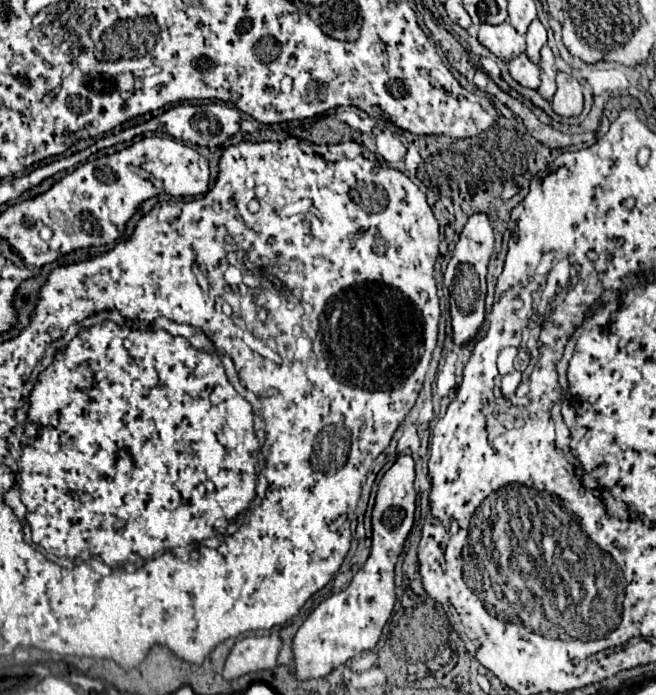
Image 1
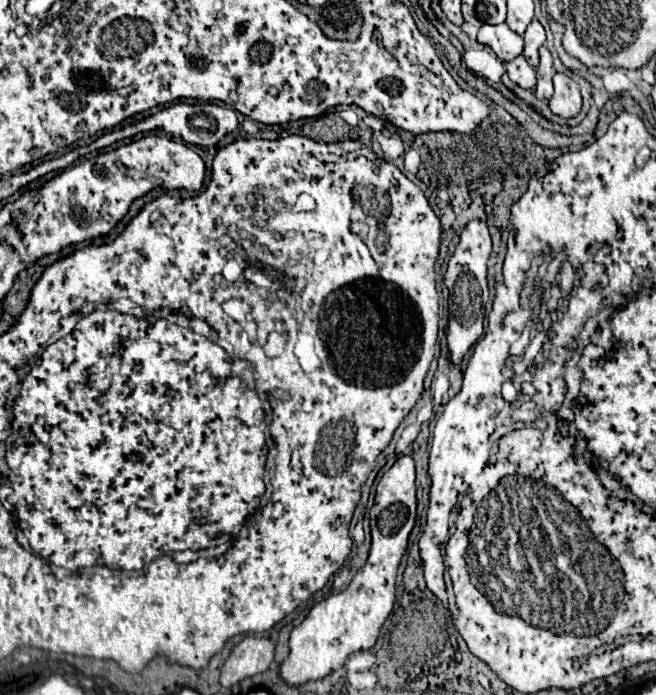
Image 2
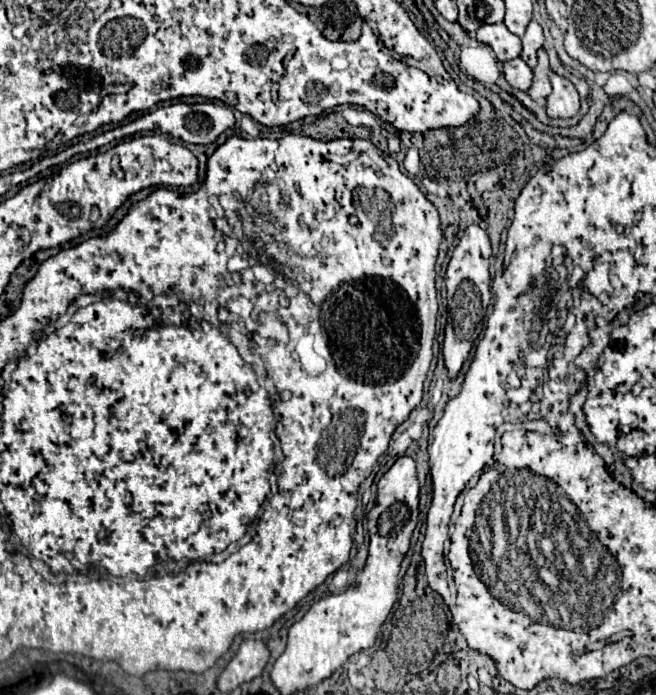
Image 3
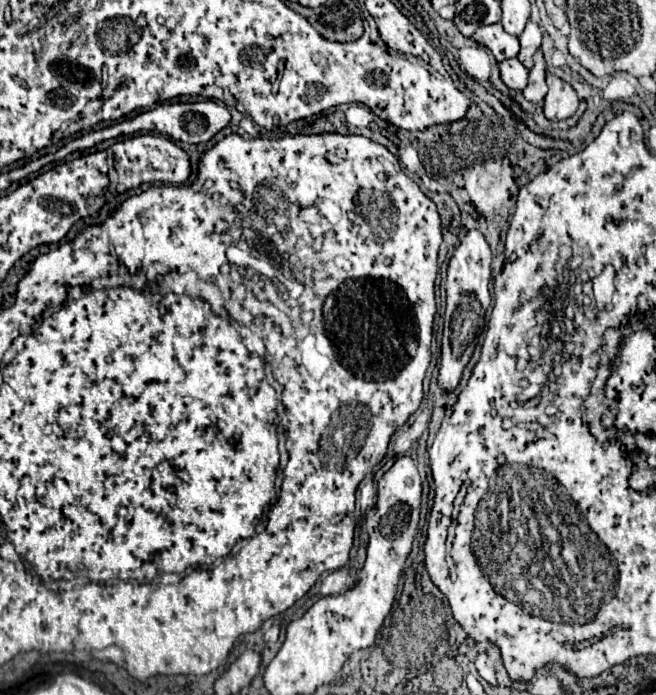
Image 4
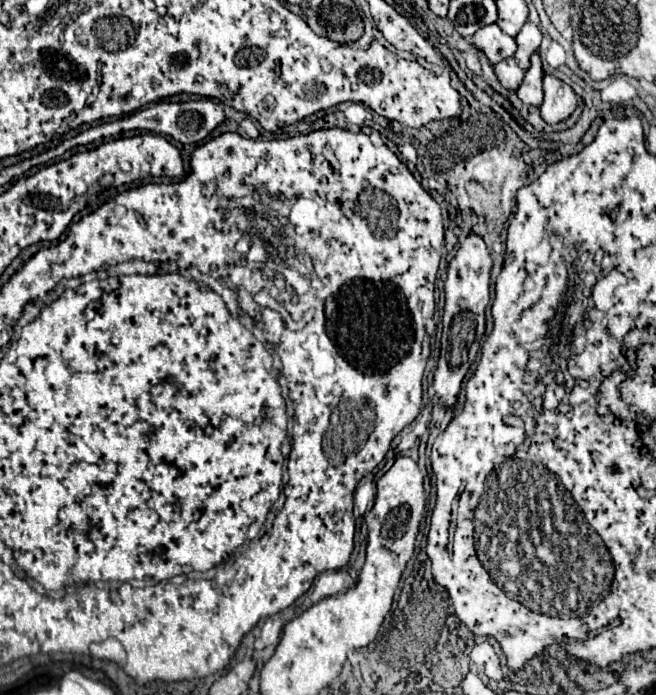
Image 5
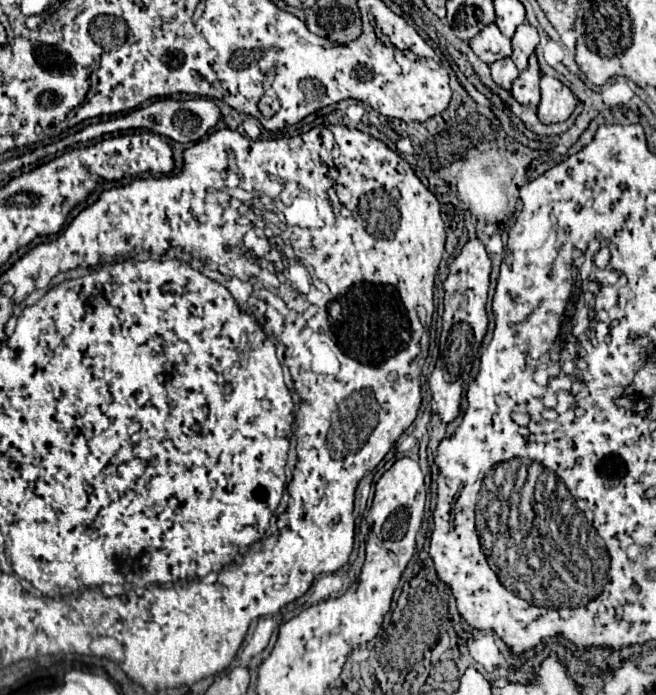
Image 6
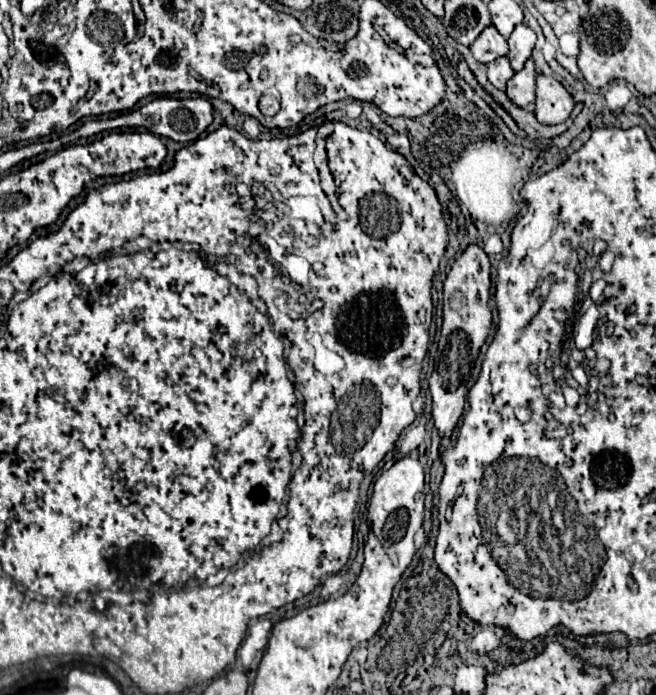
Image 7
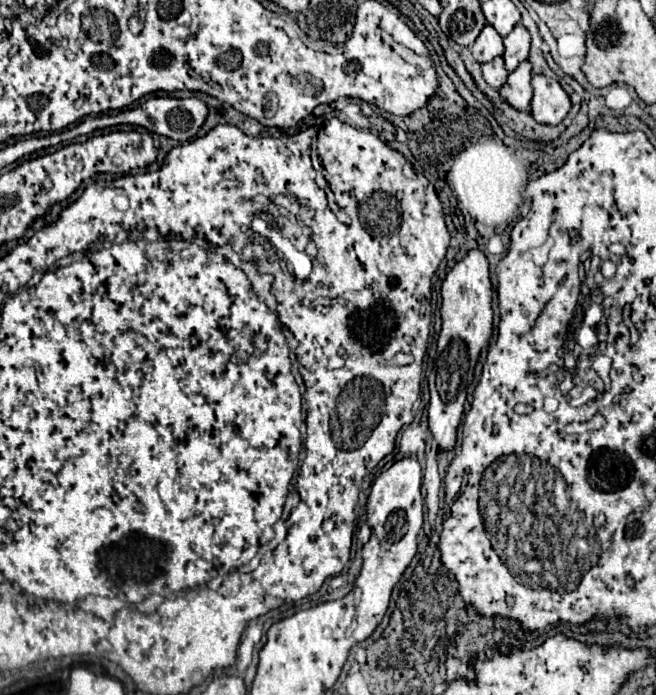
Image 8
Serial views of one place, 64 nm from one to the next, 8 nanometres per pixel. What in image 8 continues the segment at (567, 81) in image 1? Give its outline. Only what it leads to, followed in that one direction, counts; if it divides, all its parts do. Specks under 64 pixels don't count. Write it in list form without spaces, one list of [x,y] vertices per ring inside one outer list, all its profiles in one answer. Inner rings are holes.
[[[548,76],[532,78],[534,96],[530,102],[530,114],[540,124],[558,124],[570,112],[570,98],[558,84],[558,80]]]

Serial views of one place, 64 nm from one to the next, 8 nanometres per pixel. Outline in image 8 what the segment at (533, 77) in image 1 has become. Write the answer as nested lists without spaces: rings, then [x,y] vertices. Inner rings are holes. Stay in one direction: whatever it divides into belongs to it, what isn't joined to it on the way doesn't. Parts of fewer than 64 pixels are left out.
[[[498,56],[498,58],[490,60],[490,62],[484,62],[482,64],[482,76],[484,76],[488,86],[498,90],[506,82],[506,76],[508,76],[508,72],[504,68],[504,60]]]

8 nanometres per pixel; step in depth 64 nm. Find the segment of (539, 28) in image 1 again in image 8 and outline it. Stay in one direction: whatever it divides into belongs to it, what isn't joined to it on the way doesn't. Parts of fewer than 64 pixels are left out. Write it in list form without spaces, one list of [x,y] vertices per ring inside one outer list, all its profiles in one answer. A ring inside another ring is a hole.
[[[514,26],[514,30],[504,38],[504,66],[512,72],[522,60],[528,58],[530,50],[530,34],[524,26]]]

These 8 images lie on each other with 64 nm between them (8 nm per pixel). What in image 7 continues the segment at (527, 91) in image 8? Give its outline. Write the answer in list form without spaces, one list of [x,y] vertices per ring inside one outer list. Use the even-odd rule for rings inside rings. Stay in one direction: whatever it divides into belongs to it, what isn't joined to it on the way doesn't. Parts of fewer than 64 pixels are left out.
[[[530,58],[520,72],[512,76],[506,84],[508,98],[524,110],[534,110],[534,98],[536,98],[536,68],[534,60]]]

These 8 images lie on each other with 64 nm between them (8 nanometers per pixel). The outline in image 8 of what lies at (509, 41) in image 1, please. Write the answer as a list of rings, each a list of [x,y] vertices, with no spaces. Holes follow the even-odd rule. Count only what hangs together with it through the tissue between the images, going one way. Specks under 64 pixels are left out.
[[[486,24],[480,32],[480,36],[476,38],[474,46],[470,48],[472,56],[476,58],[476,62],[488,62],[488,60],[494,60],[496,56],[502,56],[504,54],[504,44],[502,44],[502,36],[490,26]]]

